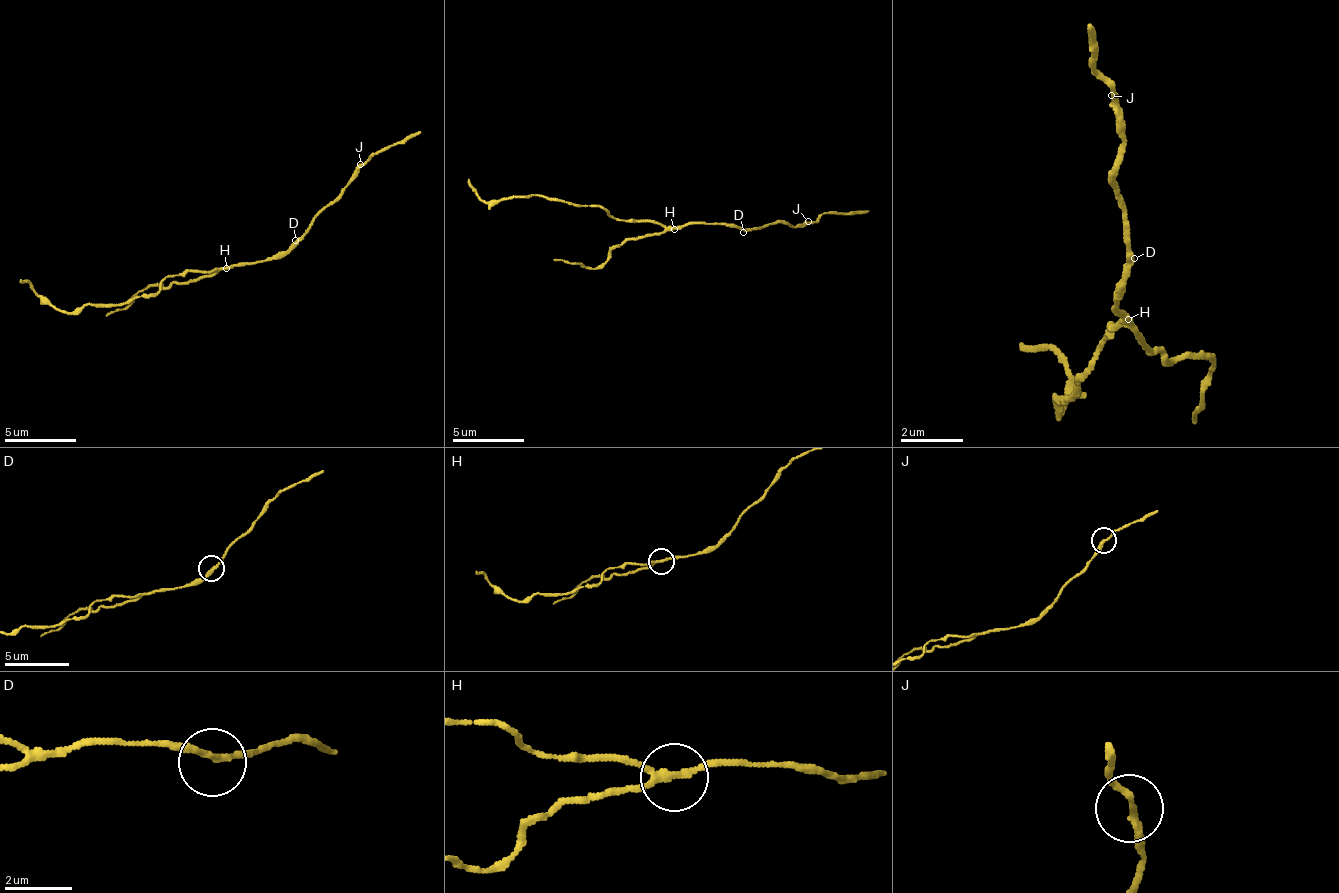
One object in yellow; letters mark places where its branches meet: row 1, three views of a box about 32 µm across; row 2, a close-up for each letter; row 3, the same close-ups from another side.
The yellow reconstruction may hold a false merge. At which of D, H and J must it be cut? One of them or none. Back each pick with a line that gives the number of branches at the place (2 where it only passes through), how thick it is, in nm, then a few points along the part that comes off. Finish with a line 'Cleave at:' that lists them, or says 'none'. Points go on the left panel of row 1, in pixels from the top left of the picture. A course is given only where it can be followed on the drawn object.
H: 3 branches meet; 170 nm thick; foreign part runs (227, 269), (148, 290), (104, 315)
Cleave at: H

